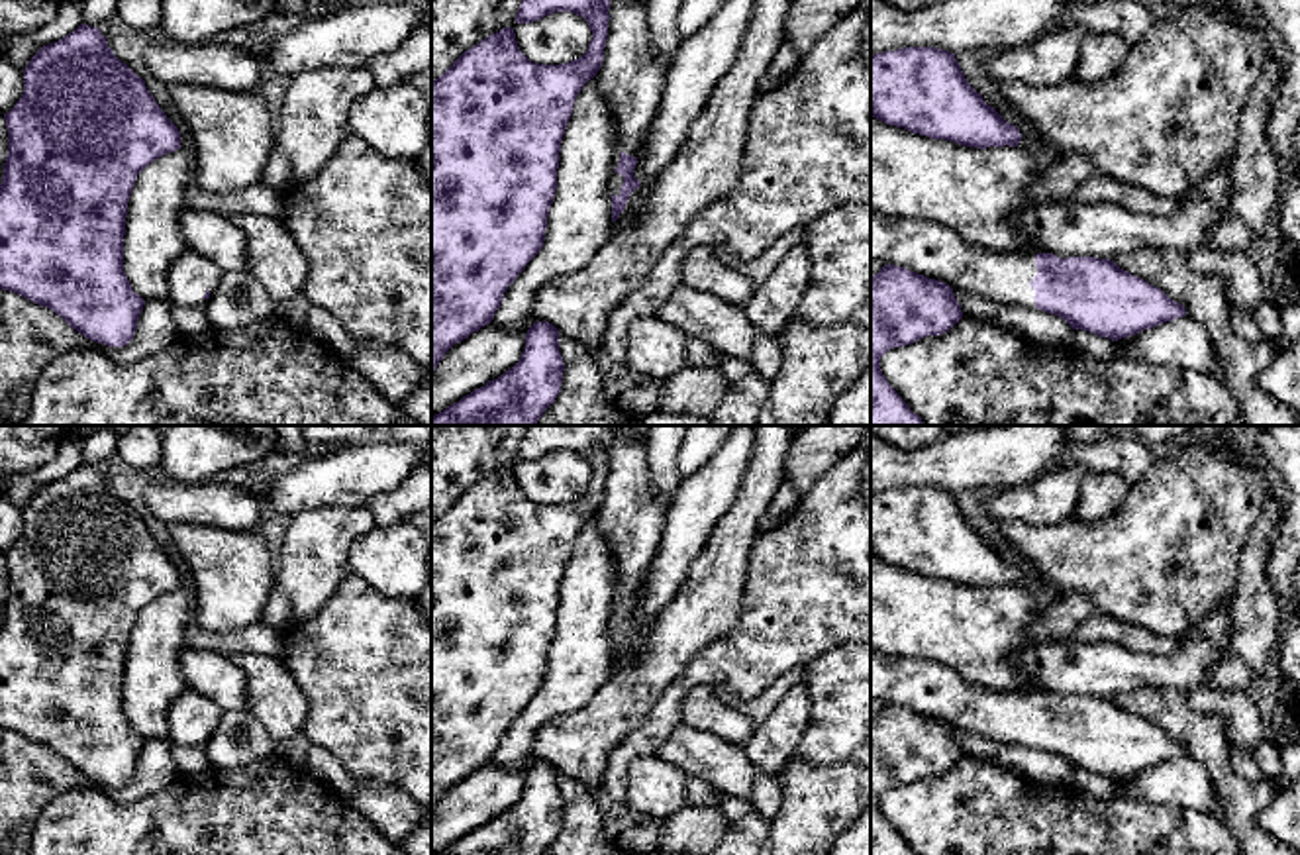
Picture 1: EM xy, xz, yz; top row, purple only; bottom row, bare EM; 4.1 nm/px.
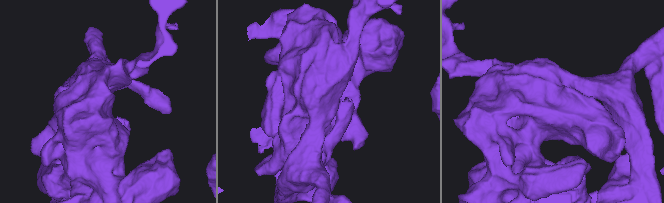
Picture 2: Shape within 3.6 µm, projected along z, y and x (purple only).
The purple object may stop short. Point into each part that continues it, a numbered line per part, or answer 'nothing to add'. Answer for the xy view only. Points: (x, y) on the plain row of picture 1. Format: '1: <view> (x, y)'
1: xy (191, 714)

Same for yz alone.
1: yz (926, 687)

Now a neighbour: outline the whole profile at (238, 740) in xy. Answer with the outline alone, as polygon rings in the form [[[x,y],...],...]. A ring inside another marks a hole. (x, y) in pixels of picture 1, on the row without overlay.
[[[224,712],[204,745],[212,767],[233,769],[269,757],[276,745],[267,729],[247,712]]]

